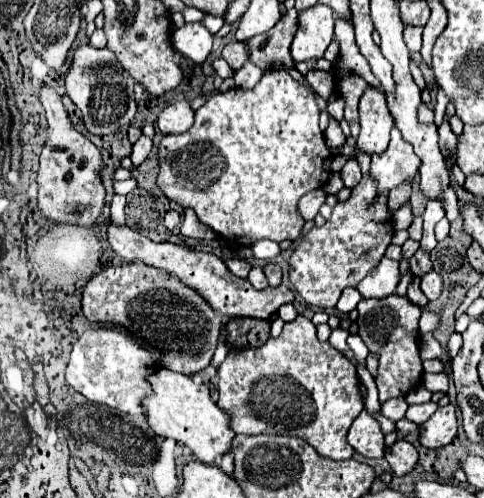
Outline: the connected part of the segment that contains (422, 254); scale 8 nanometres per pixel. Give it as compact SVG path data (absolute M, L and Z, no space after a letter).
M418 247L418 251L416 251L414 257L410 259L410 269L412 269L412 273L418 275L418 277L422 277L426 271L430 271L430 269L432 269L432 261L430 261L430 257L428 257L428 251L424 251L422 247Z

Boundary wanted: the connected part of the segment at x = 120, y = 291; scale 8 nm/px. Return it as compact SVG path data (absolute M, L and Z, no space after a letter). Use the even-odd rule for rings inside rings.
M140 261L112 265L94 275L82 291L82 313L90 323L122 327L144 347L160 351L160 367L182 375L194 375L210 365L224 327L222 317L198 291Z

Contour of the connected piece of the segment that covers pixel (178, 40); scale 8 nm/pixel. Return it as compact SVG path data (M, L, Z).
M186 23L172 33L172 47L186 57L188 69L200 67L212 51L212 35L202 23Z

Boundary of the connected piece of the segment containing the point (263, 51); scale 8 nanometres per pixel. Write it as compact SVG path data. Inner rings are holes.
M290 9L288 15L284 15L270 31L246 41L250 47L250 61L254 65L260 69L268 69L272 63L294 67L294 61L290 59L290 39L294 37L296 15L298 11Z

